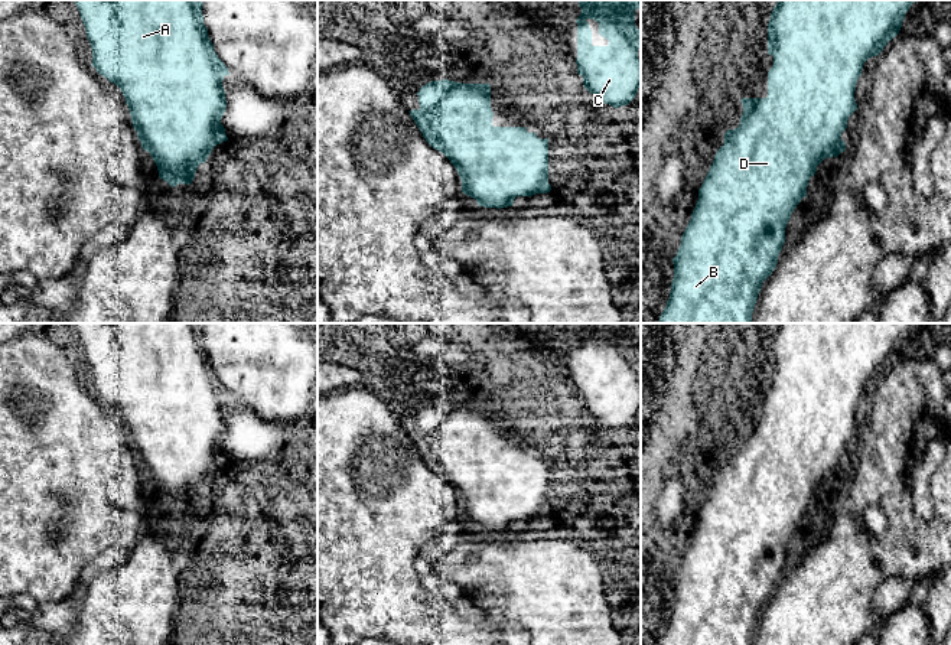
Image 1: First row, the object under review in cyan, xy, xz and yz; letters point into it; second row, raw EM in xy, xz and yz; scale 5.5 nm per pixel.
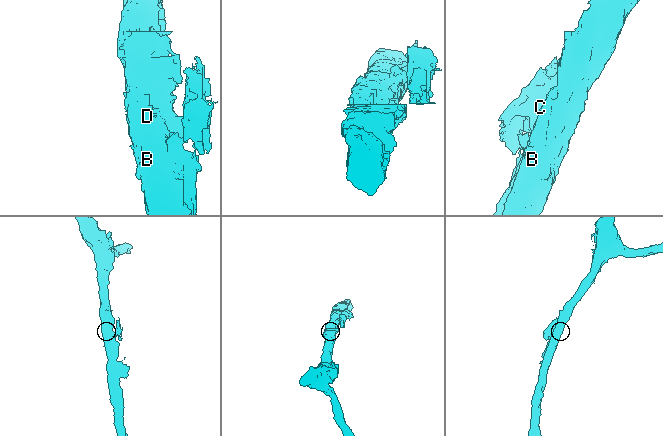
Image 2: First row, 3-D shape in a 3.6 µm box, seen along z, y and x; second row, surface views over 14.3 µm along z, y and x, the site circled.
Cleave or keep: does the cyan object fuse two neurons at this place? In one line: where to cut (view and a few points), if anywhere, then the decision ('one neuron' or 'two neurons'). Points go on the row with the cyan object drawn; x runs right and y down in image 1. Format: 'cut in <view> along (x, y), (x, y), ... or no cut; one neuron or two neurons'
no cut; one neuron

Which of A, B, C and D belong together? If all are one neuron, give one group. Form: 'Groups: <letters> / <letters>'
Groups: A B C D

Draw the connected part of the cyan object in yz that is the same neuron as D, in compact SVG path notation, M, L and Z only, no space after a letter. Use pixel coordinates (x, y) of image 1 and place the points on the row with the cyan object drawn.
M779 0L776 3L768 23L768 55L773 56L773 65L768 72L768 97L740 100L743 105L740 124L737 128L724 133L724 143L717 150L713 164L698 189L698 201L681 237L677 255L672 258L674 278L670 299L658 323L752 323L752 313L762 283L776 267L778 255L785 242L786 224L797 205L807 196L810 177L815 175L817 166L824 159L837 157L846 150L846 143L840 137L847 128L849 117L857 110L854 91L864 62L872 56L877 56L888 42L899 33L903 17L915 1L916 0Z

